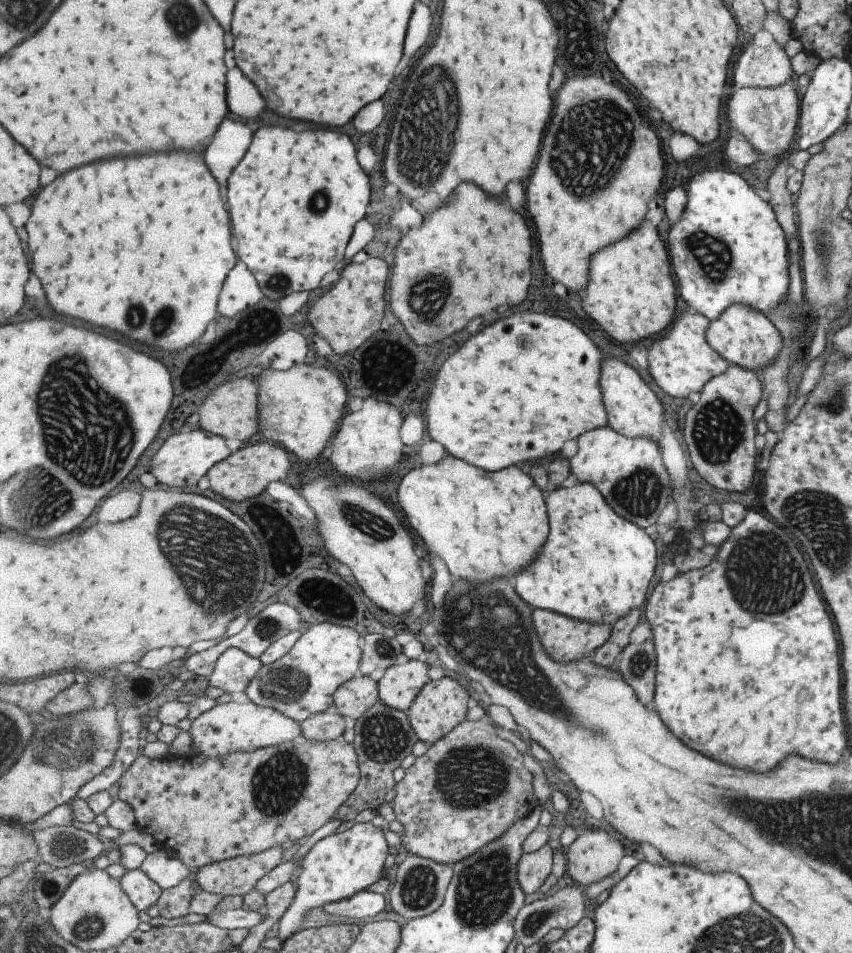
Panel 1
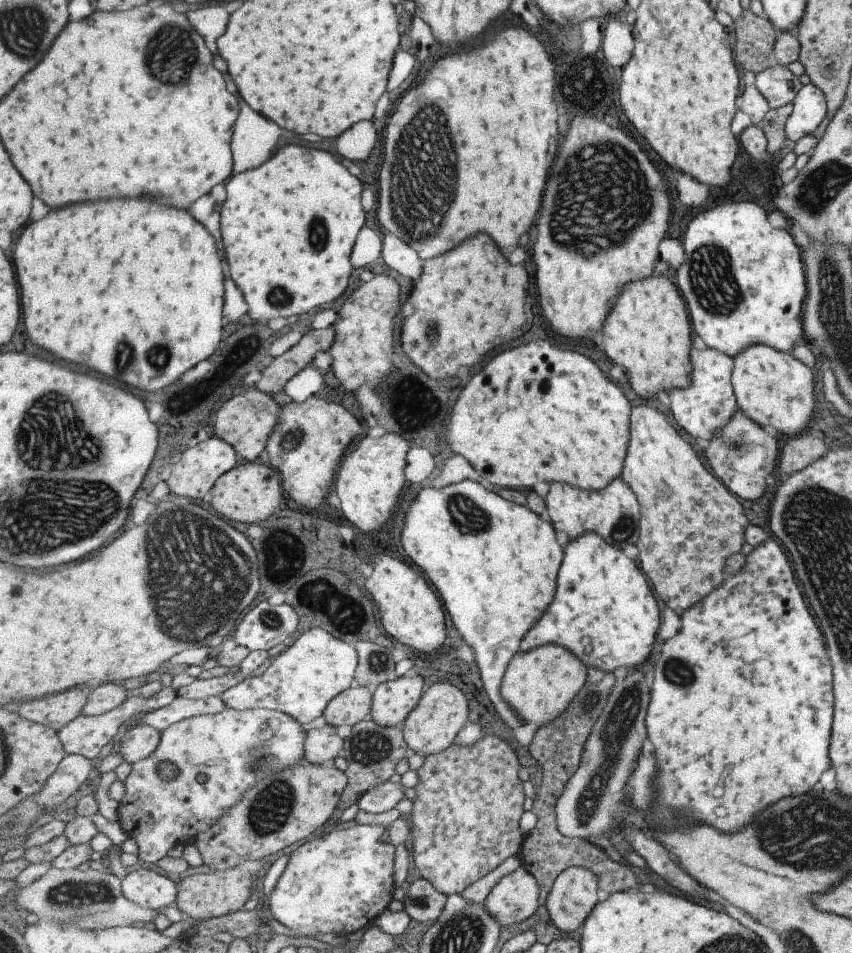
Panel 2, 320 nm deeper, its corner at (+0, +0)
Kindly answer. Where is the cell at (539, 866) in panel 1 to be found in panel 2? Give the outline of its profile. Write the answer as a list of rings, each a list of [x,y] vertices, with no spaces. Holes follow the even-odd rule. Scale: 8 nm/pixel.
[[[524,867],[499,880],[484,902],[503,926],[521,924],[537,912],[540,902],[540,886],[537,879]]]

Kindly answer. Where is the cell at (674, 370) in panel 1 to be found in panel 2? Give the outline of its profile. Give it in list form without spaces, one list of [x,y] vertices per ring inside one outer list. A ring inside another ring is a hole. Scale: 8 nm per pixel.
[[[711,347],[705,350],[693,348],[692,383],[683,389],[672,390],[670,398],[672,416],[681,428],[694,439],[702,438],[711,442],[738,411],[735,386],[732,381],[734,358]]]

